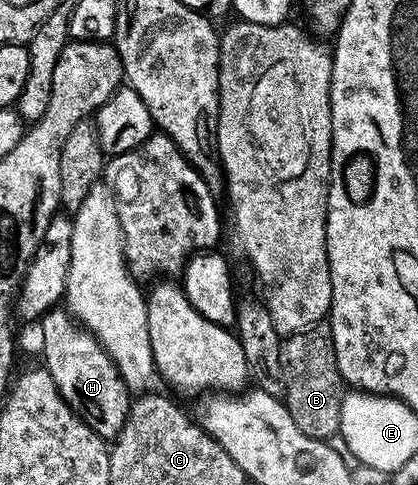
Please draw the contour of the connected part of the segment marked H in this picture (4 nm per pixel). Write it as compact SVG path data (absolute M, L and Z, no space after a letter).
M48 338L44 342L43 369L50 372L62 400L76 411L98 436L115 440L128 416L130 393L114 360L96 338Z

